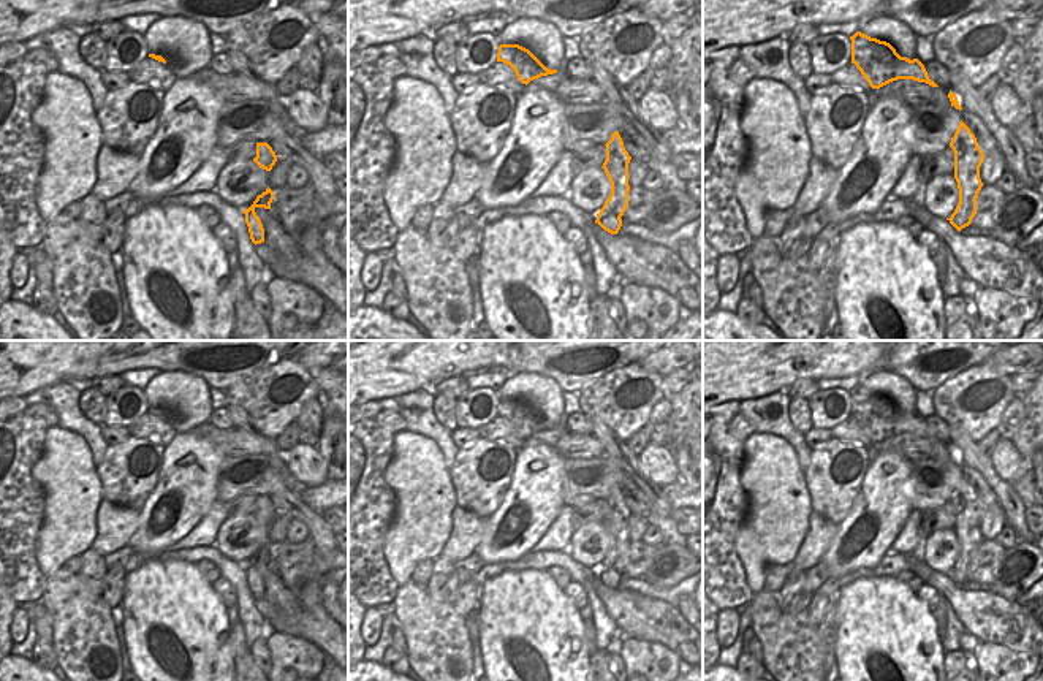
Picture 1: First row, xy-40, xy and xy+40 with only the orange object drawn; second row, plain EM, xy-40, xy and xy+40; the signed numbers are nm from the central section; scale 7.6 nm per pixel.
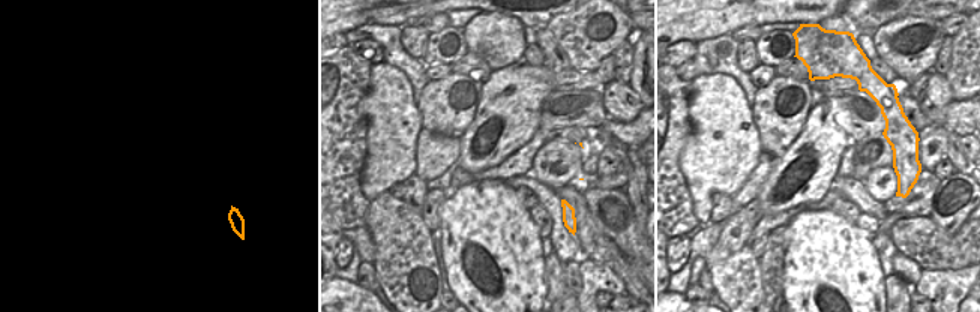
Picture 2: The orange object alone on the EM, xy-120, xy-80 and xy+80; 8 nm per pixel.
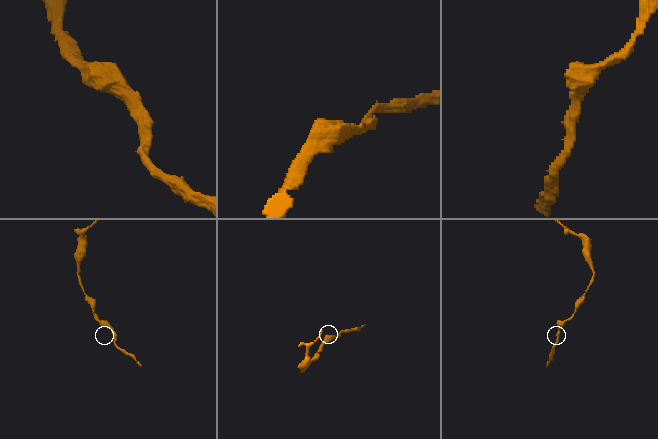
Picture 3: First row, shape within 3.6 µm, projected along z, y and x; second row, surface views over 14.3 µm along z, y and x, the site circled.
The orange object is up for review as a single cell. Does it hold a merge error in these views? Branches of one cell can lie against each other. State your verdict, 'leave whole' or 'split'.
leave whole

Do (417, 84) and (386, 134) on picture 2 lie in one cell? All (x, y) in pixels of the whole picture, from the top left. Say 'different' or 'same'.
different

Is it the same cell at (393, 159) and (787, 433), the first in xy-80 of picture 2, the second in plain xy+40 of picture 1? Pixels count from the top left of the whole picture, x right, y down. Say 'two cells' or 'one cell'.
two cells

